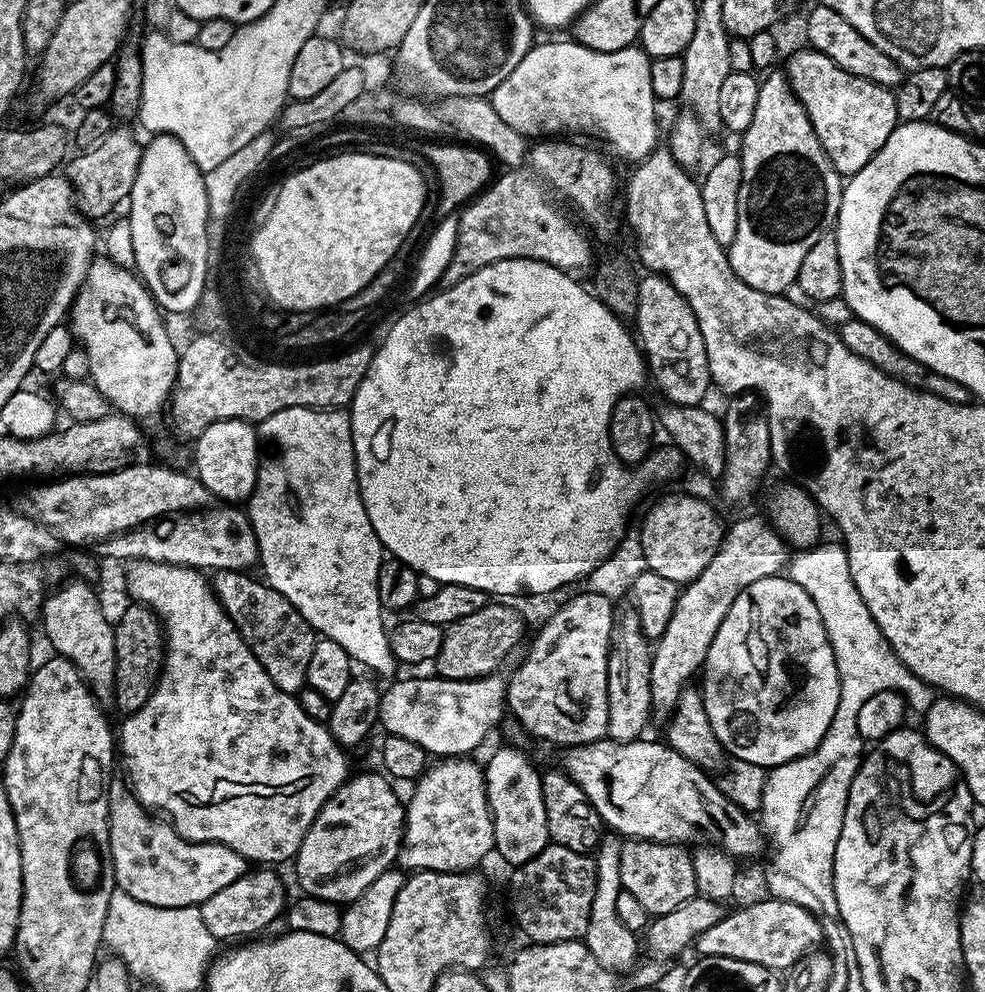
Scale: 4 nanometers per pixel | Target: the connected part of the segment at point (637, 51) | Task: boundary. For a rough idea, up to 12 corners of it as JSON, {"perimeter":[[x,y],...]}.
{"perimeter":[[533,46],[490,94],[527,138],[658,146],[640,46]]}

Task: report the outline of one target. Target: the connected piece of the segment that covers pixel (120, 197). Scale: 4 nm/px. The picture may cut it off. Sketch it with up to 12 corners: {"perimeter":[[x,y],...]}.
{"perimeter":[[127,127],[77,151],[66,179],[83,216],[111,217],[142,151]]}

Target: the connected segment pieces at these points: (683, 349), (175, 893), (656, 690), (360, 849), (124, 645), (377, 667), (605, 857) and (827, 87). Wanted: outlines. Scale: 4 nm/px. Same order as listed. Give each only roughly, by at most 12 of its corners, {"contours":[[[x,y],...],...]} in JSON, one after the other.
{"contours":[[[666,277],[636,286],[651,383],[692,408],[712,384],[698,318]],[[123,779],[108,789],[117,889],[194,907],[249,861],[179,836]],[[748,516],[683,585],[650,666],[671,716],[734,598],[781,575],[789,545]],[[349,775],[294,857],[303,895],[344,906],[396,864],[393,781]],[[132,602],[115,624],[114,704],[137,712],[164,667],[158,617]],[[287,408],[246,511],[263,579],[397,679],[348,412]],[[622,840],[594,849],[596,885],[584,945],[617,974],[638,963],[637,933],[618,918]],[[807,46],[788,84],[853,176],[898,123],[896,93]]]}

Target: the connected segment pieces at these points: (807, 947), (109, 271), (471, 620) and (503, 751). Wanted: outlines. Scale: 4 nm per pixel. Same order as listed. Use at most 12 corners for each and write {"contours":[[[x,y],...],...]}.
{"contours":[[[767,898],[696,936],[700,956],[787,970],[824,935],[794,902]],[[93,259],[70,327],[119,415],[165,411],[178,348],[152,293]],[[508,602],[444,628],[441,680],[480,680],[524,636]],[[516,748],[484,768],[495,855],[547,848],[542,776]]]}

